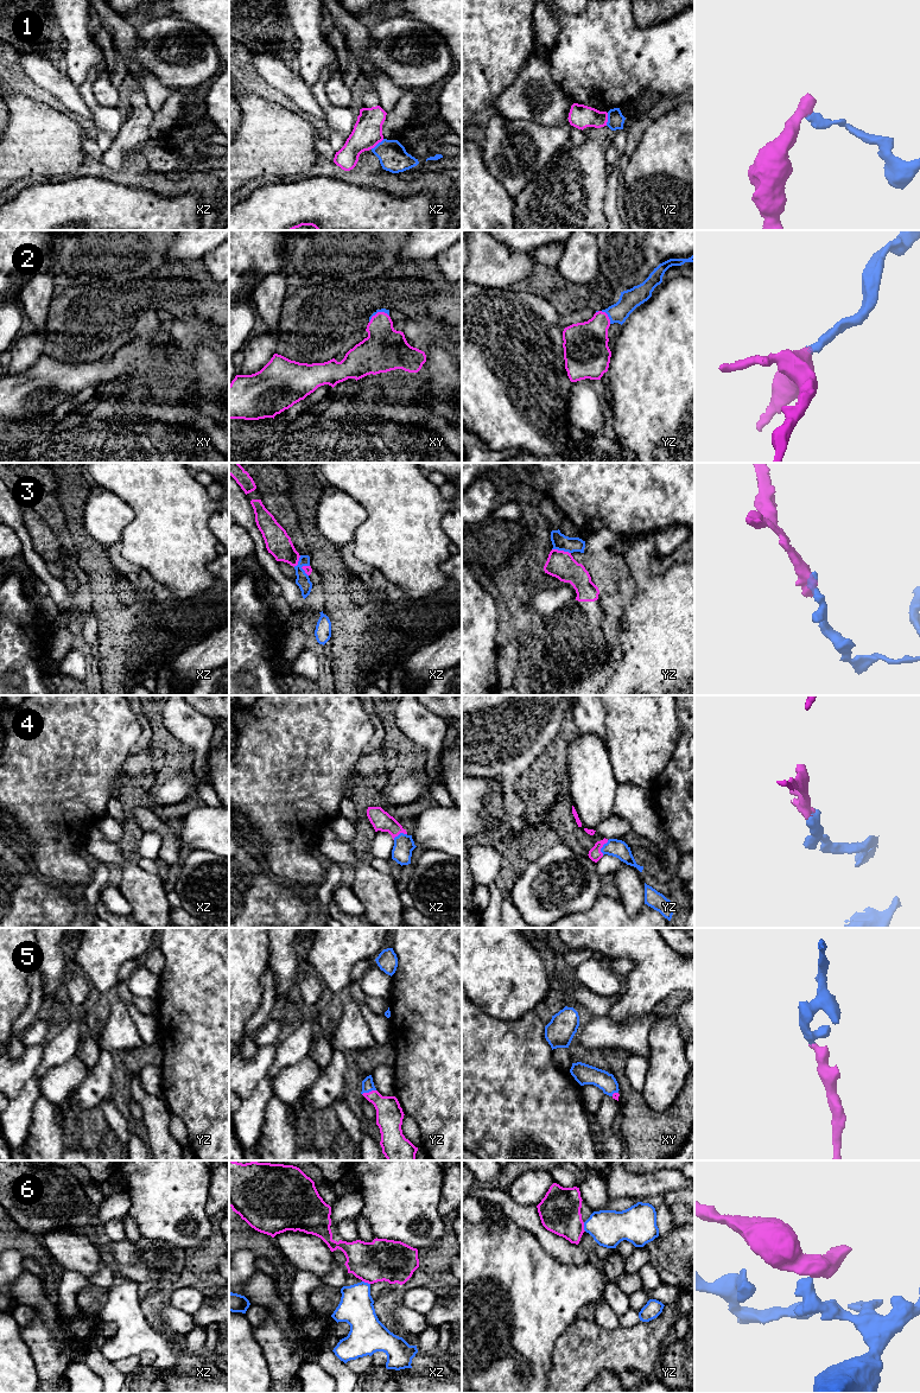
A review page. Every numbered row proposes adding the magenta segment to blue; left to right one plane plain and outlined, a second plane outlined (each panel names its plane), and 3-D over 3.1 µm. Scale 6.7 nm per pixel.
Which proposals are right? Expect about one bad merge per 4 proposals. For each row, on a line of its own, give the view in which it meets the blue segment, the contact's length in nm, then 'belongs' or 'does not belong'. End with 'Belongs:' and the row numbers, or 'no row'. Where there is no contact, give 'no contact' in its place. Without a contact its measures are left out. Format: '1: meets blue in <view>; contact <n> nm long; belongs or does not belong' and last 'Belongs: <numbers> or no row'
1: meets blue in xz; contact 120 nm long; does not belong
2: meets blue in yz; contact 110 nm long; belongs
3: meets blue in yz; contact 130 nm long; does not belong
4: meets blue in yz; contact 110 nm long; belongs
5: meets blue in yz; contact 100 nm long; belongs
6: meets blue in yz; contact 70 nm long; does not belong
Belongs: 2, 4, 5

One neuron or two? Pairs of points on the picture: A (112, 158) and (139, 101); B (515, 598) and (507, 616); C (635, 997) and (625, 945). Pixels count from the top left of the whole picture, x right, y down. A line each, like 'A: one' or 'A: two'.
A: one
B: two
C: one

